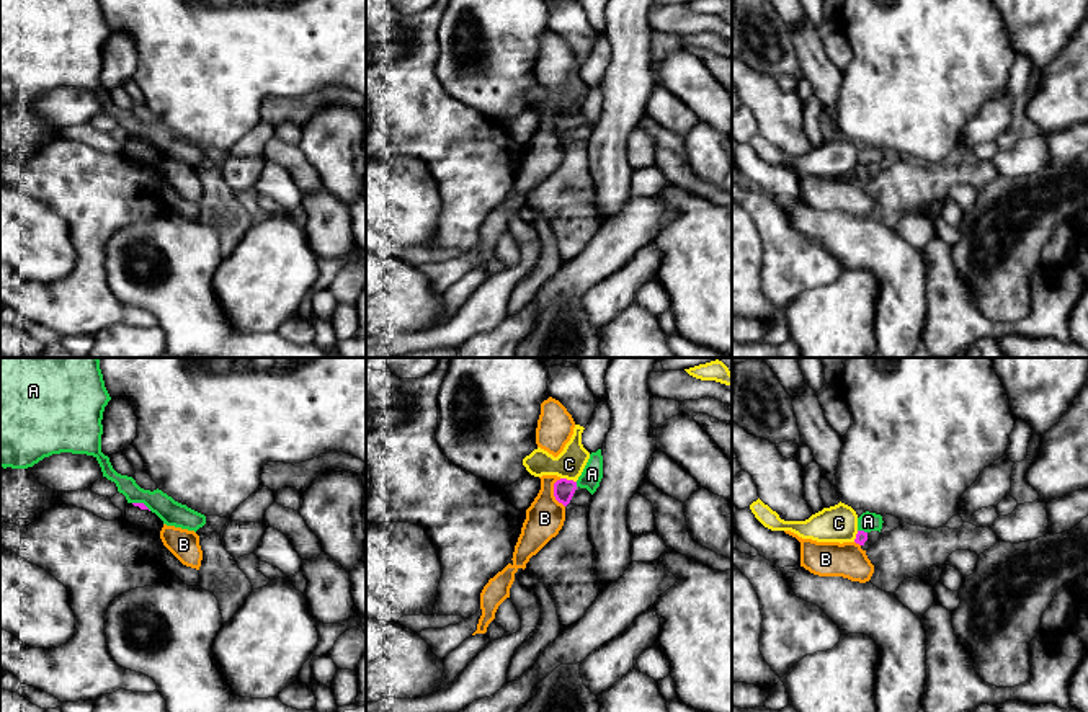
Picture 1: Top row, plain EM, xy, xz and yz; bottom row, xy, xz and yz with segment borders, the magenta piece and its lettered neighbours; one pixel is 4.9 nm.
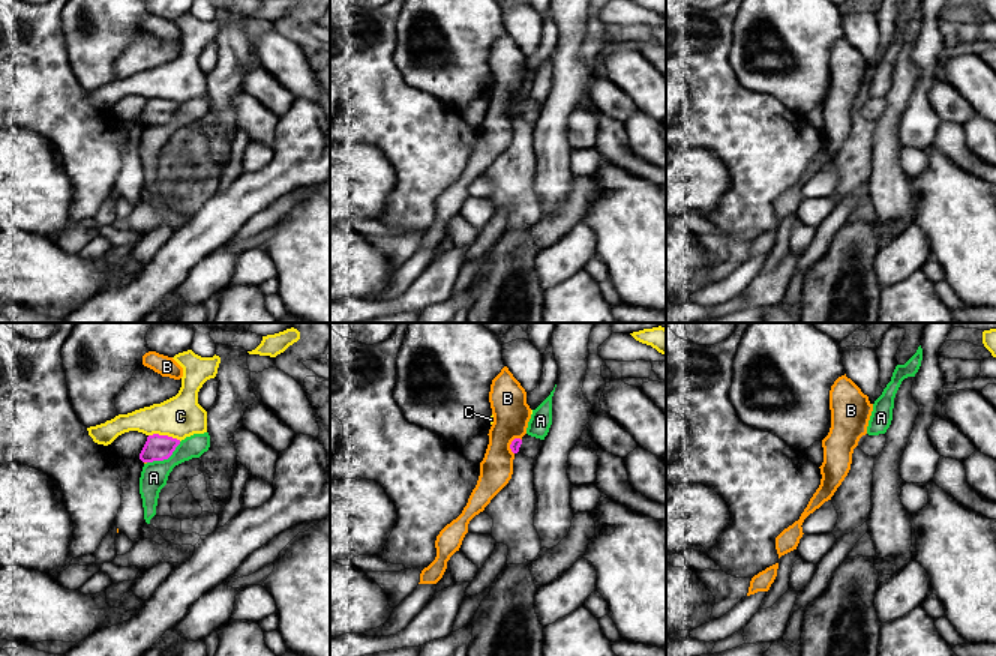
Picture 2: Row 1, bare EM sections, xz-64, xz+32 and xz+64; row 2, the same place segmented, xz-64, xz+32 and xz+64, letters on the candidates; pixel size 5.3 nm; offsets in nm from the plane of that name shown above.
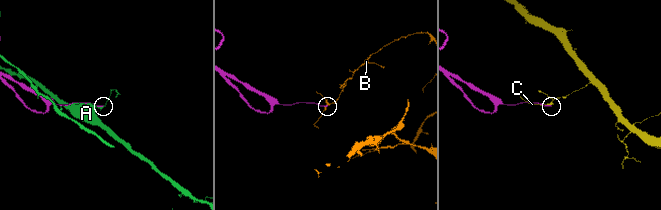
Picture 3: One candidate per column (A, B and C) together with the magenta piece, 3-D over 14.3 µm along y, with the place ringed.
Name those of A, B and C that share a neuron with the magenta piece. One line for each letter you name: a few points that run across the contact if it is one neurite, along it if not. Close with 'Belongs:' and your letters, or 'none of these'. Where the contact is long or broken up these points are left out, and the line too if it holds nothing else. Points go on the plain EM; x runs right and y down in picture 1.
Belongs: none of these

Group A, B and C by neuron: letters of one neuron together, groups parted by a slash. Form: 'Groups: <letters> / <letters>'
Groups: A / B / C

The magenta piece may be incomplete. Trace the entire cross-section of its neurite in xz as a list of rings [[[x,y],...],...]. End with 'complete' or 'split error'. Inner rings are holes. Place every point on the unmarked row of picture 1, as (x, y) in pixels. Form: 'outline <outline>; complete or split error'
outline [[[560,113],[554,118],[554,131],[564,140],[569,137],[586,140],[591,134],[591,127],[586,122],[580,122],[577,116],[567,113]]]; split error

